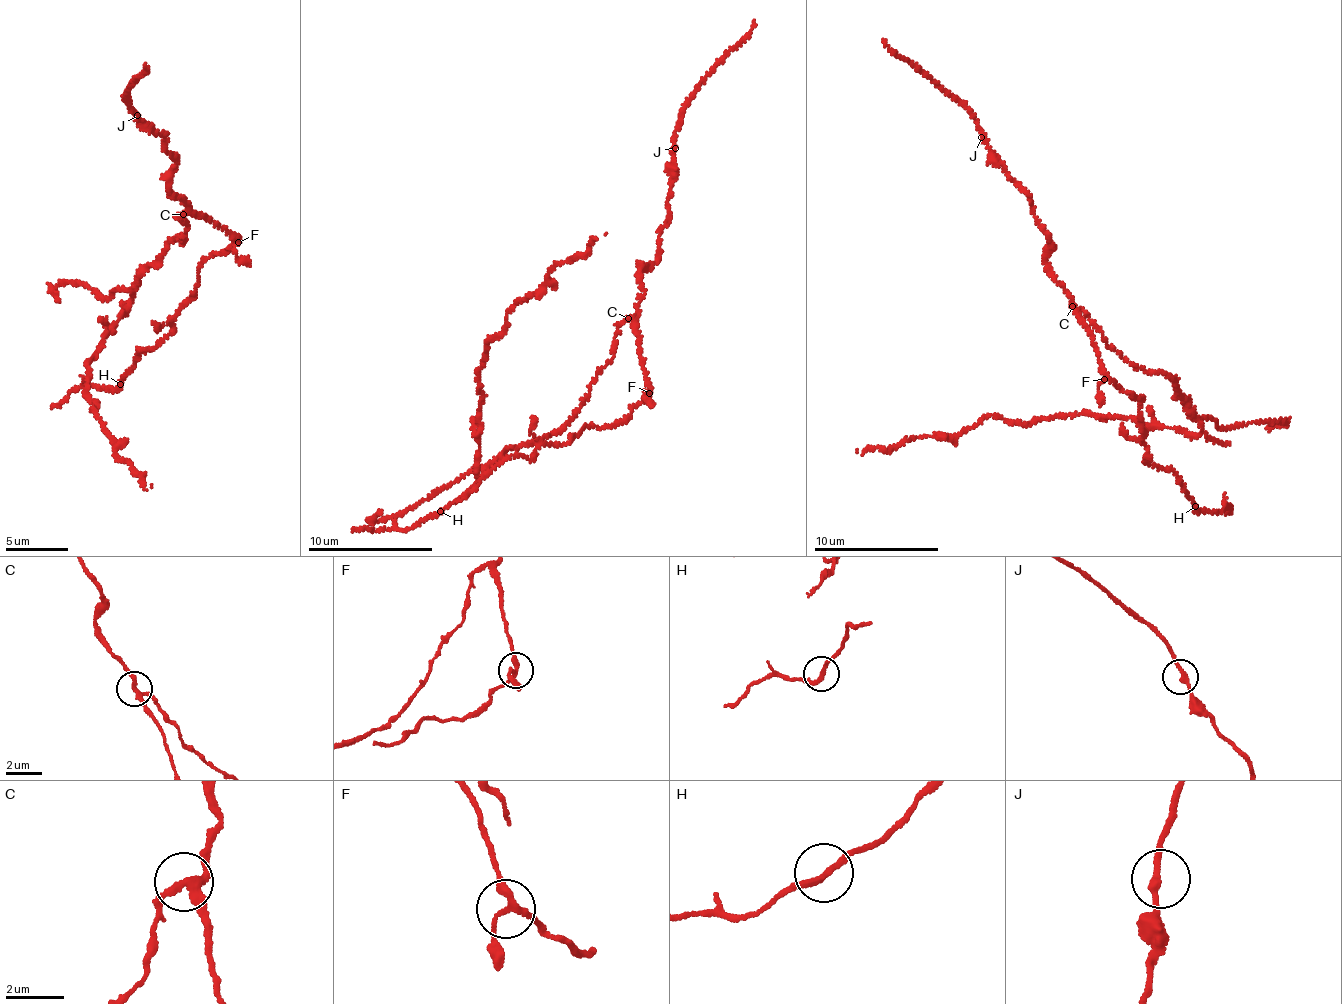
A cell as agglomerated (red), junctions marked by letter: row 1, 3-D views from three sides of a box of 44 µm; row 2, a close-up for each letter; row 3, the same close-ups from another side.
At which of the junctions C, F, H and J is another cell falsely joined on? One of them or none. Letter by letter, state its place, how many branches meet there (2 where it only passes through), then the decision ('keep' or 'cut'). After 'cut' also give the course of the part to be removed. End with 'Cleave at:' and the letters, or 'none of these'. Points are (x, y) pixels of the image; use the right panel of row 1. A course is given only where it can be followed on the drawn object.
C: at (1072, 306); 3 branches meet; cut; foreign part runs (1071, 305), (1106, 347), (1171, 378), (1197, 436), (1115, 415), (1024, 425), (991, 415), (959, 433), (857, 450)
F: at (1104, 379); 3 branches meet; keep
H: at (1195, 506); 2 branches meet; keep
J: at (981, 137); 2 branches meet; keep
Cleave at: C

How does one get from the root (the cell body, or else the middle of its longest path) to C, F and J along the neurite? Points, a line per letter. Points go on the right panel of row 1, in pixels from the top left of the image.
C: (1121, 355), (1106, 344), (1106, 339), (1083, 311), (1071, 305)
F: (1121, 355), (1106, 344), (1106, 339), (1083, 311), (1075, 307), (1089, 333), (1104, 379)
J: (1121, 355), (1106, 344), (1106, 339), (1055, 280), (1046, 262), (1050, 235), (1036, 219), (1031, 200), (981, 137)

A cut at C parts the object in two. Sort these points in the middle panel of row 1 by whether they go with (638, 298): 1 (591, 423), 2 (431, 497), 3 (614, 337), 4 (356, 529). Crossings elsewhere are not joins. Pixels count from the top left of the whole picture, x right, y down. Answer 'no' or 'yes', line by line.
1: yes
2: no
3: no
4: yes

